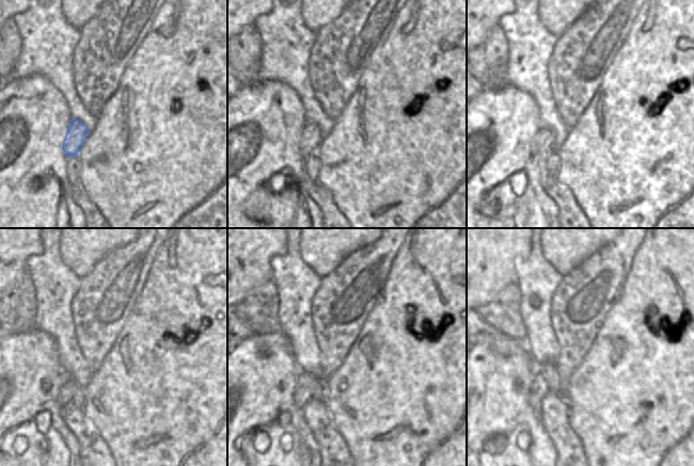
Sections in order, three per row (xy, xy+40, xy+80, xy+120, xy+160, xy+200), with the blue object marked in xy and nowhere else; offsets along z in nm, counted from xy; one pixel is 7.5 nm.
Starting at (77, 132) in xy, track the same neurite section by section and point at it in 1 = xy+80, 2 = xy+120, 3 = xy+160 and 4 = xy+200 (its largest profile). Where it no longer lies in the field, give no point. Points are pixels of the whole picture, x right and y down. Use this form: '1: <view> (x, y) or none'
1: xy+80 (545, 137)
2: xy+120 (66, 384)
3: xy+160 (303, 392)
4: xy+200 (539, 388)

